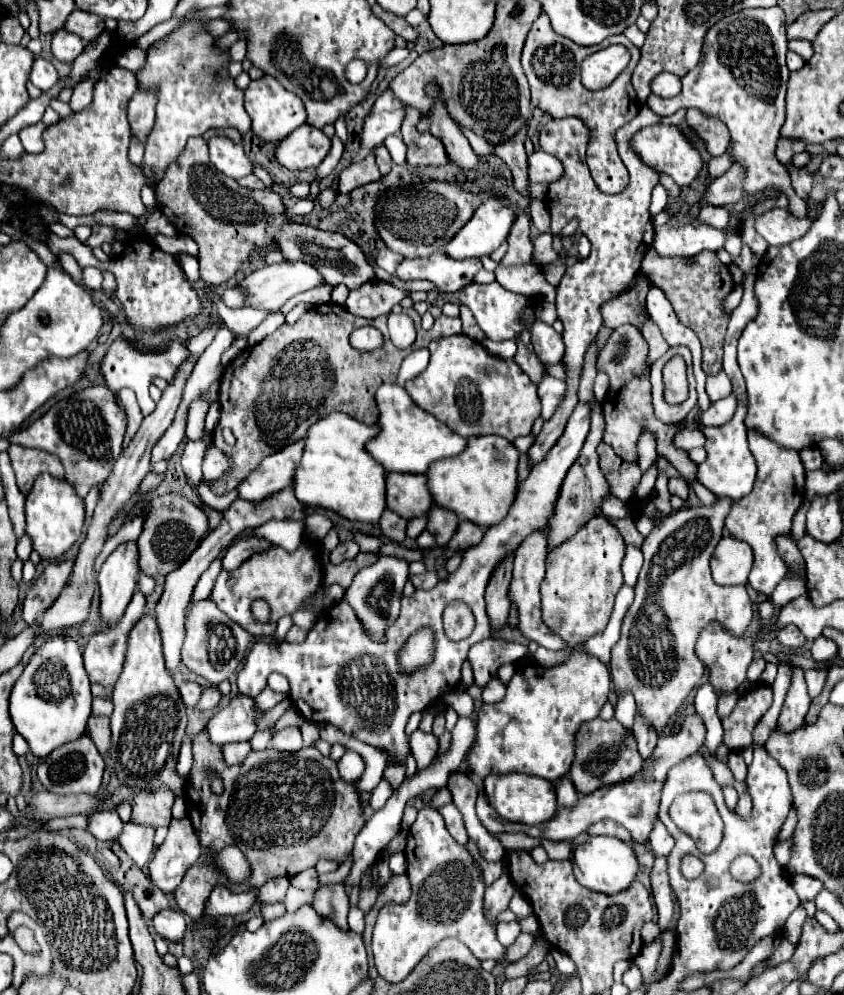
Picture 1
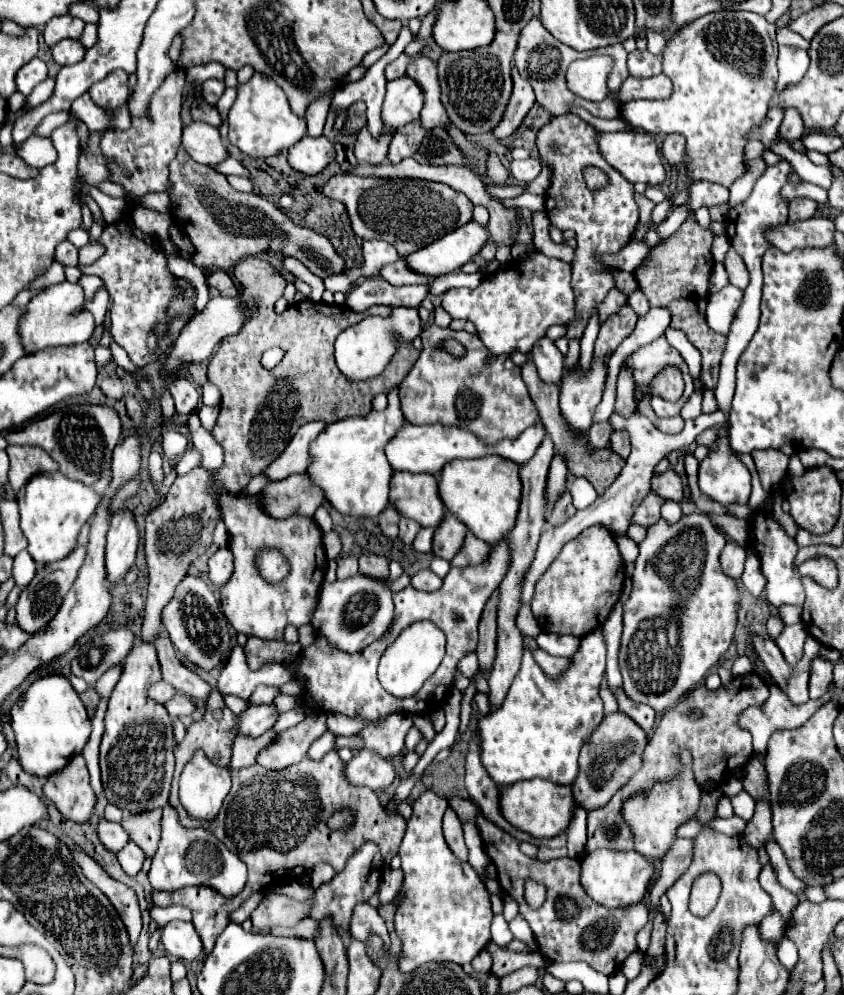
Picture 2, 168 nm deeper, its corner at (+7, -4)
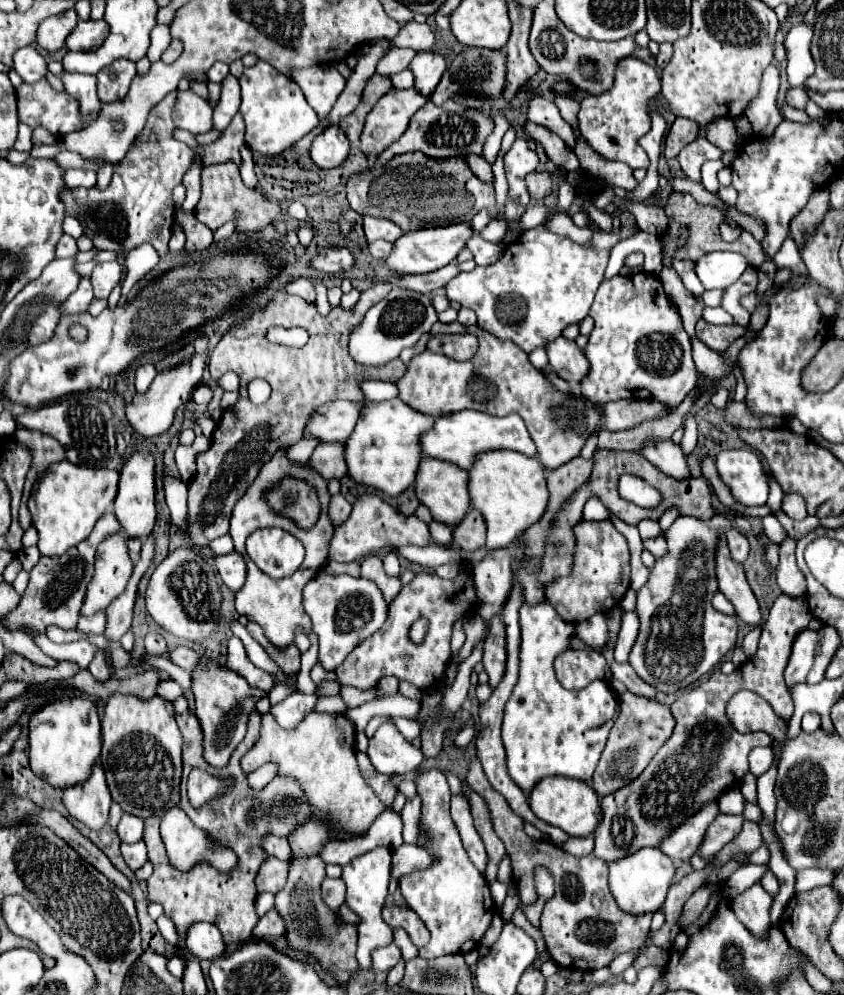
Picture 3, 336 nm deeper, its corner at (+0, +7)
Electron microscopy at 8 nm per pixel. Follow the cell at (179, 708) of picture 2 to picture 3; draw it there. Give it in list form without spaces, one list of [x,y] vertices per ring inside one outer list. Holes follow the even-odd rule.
[[[167,677],[167,679],[163,681],[163,685],[159,687],[159,693],[157,693],[157,695],[165,697],[165,699],[169,699],[169,701],[175,701],[177,697],[183,695],[183,689],[181,689],[171,677]]]

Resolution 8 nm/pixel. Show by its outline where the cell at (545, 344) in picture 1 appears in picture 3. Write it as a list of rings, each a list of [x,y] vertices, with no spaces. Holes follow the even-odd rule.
[[[563,335],[551,341],[547,347],[547,357],[551,369],[569,383],[579,383],[583,373],[587,373],[587,359],[583,357],[583,351],[575,345],[575,341],[565,339]]]

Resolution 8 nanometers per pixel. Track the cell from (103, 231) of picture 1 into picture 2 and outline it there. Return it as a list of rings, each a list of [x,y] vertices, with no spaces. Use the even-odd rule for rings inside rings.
[[[68,240],[60,242],[56,248],[56,260],[64,266],[78,266],[78,248],[72,246]]]

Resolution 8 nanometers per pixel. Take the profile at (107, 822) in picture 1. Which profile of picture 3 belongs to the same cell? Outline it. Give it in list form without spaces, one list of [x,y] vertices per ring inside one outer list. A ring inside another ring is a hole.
[[[123,813],[121,821],[117,825],[117,835],[125,843],[139,841],[143,837],[143,819],[139,819],[135,815],[129,815],[129,813]]]

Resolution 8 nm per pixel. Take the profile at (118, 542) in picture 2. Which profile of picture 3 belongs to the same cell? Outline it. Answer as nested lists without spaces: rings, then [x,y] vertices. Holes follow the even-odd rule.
[[[137,451],[129,459],[125,459],[119,479],[119,491],[113,501],[113,513],[125,533],[127,539],[141,539],[147,537],[155,523],[155,479],[153,479],[155,459],[147,451]]]

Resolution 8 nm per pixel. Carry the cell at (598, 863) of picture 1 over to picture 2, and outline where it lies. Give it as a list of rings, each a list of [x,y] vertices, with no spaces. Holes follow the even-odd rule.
[[[600,848],[588,852],[582,860],[582,886],[594,902],[606,908],[628,908],[642,902],[646,888],[652,884],[654,872],[654,864],[634,850],[616,852],[610,848]]]

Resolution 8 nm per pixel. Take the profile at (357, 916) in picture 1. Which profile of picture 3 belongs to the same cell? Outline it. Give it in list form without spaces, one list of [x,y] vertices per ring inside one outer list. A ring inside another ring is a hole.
[[[395,943],[387,945],[387,947],[379,947],[371,953],[371,973],[381,973],[381,971],[389,971],[401,957],[401,951],[397,949]]]

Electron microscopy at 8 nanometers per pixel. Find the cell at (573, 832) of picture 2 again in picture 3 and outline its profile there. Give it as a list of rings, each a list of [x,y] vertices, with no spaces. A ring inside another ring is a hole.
[[[587,835],[587,837],[571,837],[563,849],[571,855],[577,855],[577,857],[583,857],[587,853],[593,851],[593,835]]]

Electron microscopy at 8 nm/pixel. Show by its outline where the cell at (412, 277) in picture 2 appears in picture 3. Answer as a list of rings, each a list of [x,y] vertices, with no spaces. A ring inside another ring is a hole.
[[[375,241],[375,243],[369,243],[369,251],[375,259],[379,261],[387,261],[387,257],[391,255],[391,249],[393,249],[393,243],[387,243],[387,241]]]

